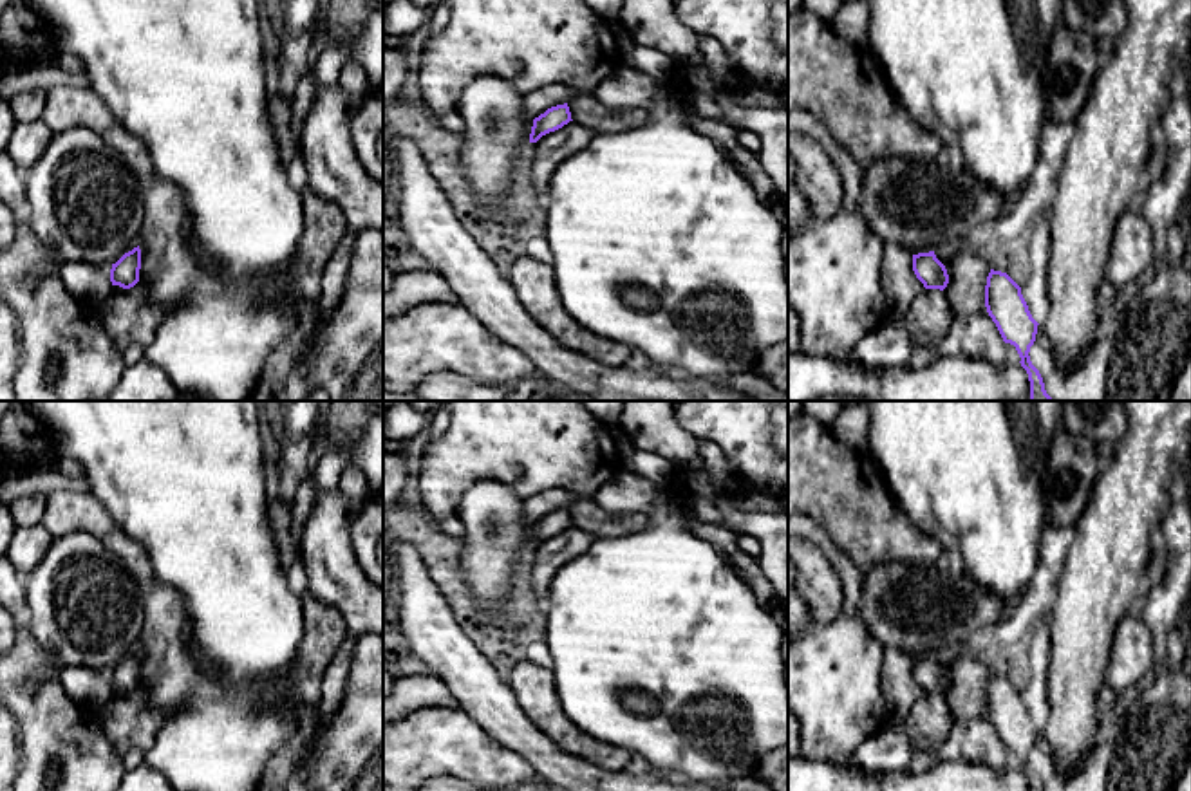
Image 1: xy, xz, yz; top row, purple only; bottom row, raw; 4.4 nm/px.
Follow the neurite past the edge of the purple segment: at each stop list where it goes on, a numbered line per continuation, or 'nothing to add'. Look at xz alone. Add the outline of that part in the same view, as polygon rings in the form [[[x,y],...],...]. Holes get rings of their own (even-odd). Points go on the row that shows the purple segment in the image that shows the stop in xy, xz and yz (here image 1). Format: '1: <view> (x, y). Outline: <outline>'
nothing to add

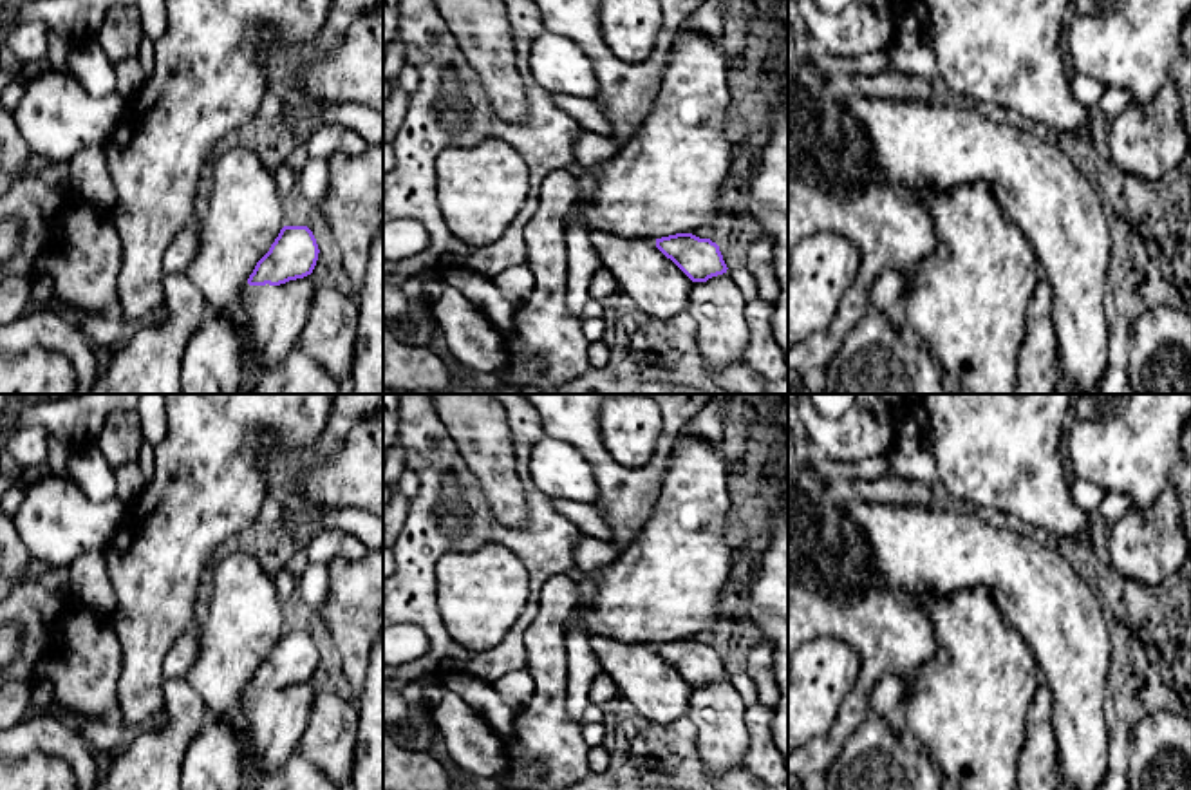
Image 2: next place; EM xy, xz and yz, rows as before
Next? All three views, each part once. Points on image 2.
1: xy (215, 357). Outline: [[[311,275],[280,286],[244,284],[244,325],[217,315],[190,338],[181,360],[181,394],[239,394],[248,356],[277,365],[298,345],[318,284]]]

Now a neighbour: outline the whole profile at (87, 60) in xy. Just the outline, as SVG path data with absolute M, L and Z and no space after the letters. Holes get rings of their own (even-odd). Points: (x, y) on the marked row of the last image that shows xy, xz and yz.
M96 38L70 47L69 71L94 98L116 92L114 63L107 58Z

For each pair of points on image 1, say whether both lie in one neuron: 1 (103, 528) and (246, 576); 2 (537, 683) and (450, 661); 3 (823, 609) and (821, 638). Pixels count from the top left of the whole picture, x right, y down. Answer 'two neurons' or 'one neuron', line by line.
1: two neurons
2: two neurons
3: two neurons

